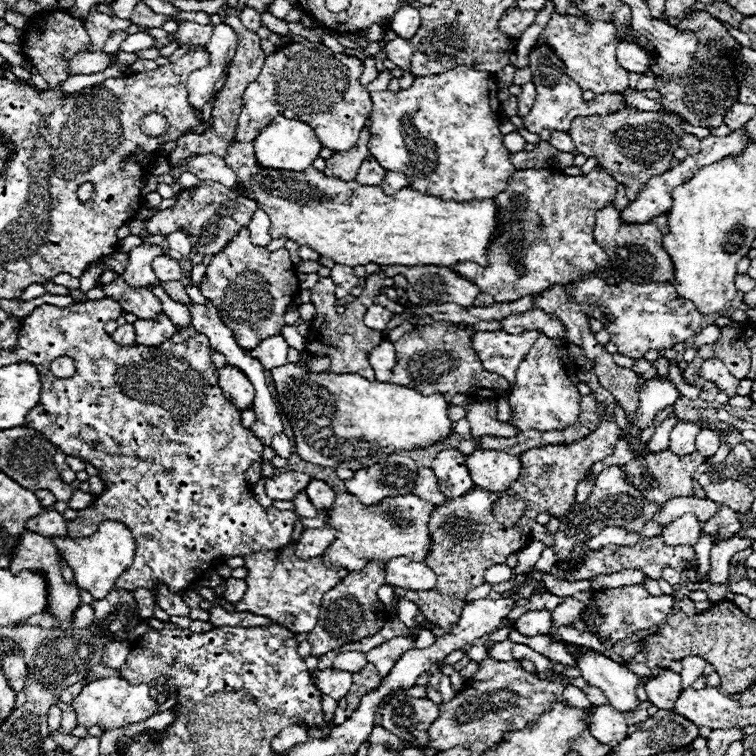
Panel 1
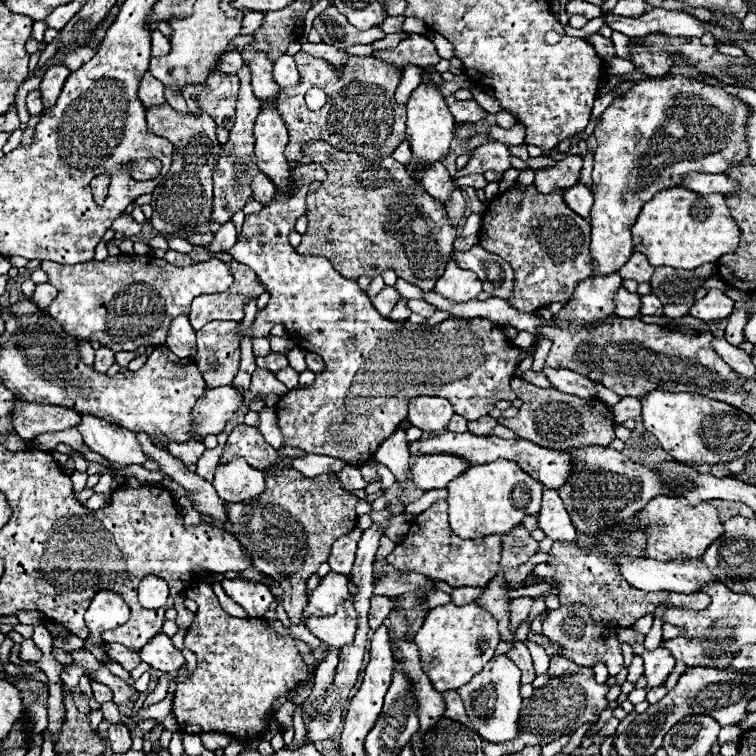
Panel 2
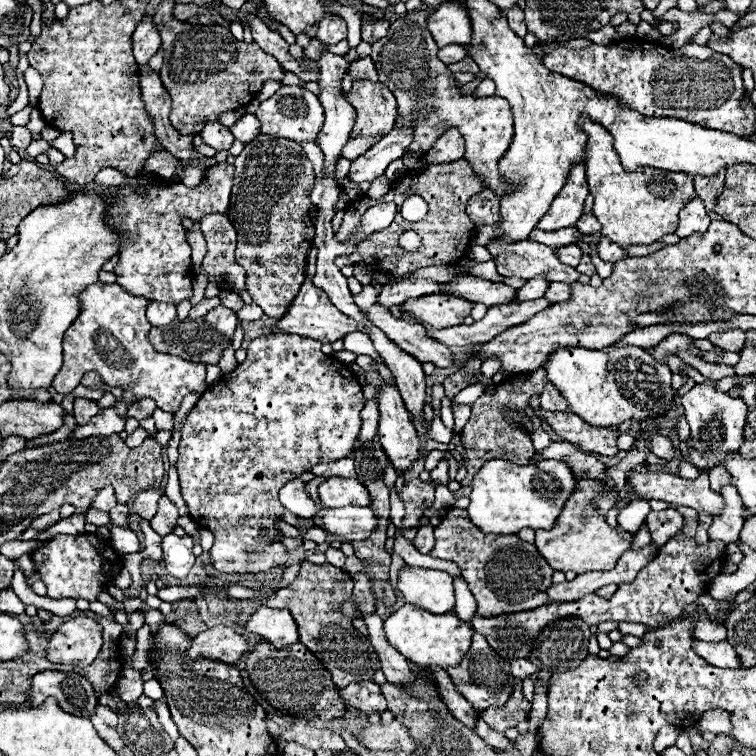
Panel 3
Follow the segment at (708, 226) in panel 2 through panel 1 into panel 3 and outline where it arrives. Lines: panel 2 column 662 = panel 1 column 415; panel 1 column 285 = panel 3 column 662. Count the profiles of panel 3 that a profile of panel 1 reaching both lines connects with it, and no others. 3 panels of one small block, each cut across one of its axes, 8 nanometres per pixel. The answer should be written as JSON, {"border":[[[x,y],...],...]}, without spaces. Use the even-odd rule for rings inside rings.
{"border":[[[582,116],[580,128],[588,134],[588,144],[584,150],[586,179],[589,192],[594,196],[592,214],[602,224],[602,236],[626,248],[636,244],[648,246],[666,234],[674,234],[678,228],[678,212],[684,206],[684,200],[694,196],[692,176],[646,166],[640,166],[634,172],[626,172],[612,148],[612,136],[604,126]],[[652,192],[662,192],[662,196],[654,196]]]}

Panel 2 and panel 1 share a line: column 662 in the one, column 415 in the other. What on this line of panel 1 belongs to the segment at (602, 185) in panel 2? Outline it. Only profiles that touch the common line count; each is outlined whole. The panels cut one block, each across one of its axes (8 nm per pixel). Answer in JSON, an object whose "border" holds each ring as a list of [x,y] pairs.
{"border":[[[458,66],[452,68],[444,74],[432,74],[432,76],[416,76],[412,86],[406,90],[398,90],[398,92],[372,92],[370,96],[374,96],[374,112],[370,112],[370,152],[372,156],[378,160],[378,164],[382,164],[382,168],[386,170],[394,170],[394,172],[404,172],[406,178],[410,180],[410,188],[418,190],[422,194],[430,194],[442,200],[454,200],[454,202],[468,202],[474,198],[494,198],[500,192],[504,192],[508,188],[508,178],[516,172],[512,160],[510,160],[510,150],[506,150],[504,146],[504,134],[498,130],[498,124],[502,120],[500,114],[500,100],[498,100],[498,84],[494,80],[492,74],[488,72],[476,72],[470,66]]]}

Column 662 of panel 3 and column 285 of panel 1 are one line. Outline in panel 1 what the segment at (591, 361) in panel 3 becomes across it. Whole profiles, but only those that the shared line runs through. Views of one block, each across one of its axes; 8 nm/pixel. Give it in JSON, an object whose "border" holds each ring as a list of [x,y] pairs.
{"border":[[[290,362],[272,368],[270,378],[274,380],[278,402],[282,404],[282,410],[292,424],[296,452],[300,454],[302,460],[318,466],[326,466],[326,468],[348,466],[350,470],[358,470],[370,464],[378,464],[386,460],[386,456],[398,450],[434,446],[454,434],[452,420],[448,418],[450,404],[442,394],[422,396],[420,392],[410,390],[406,386],[366,380],[358,374],[314,374],[314,372],[306,372],[306,366],[298,368]]]}

